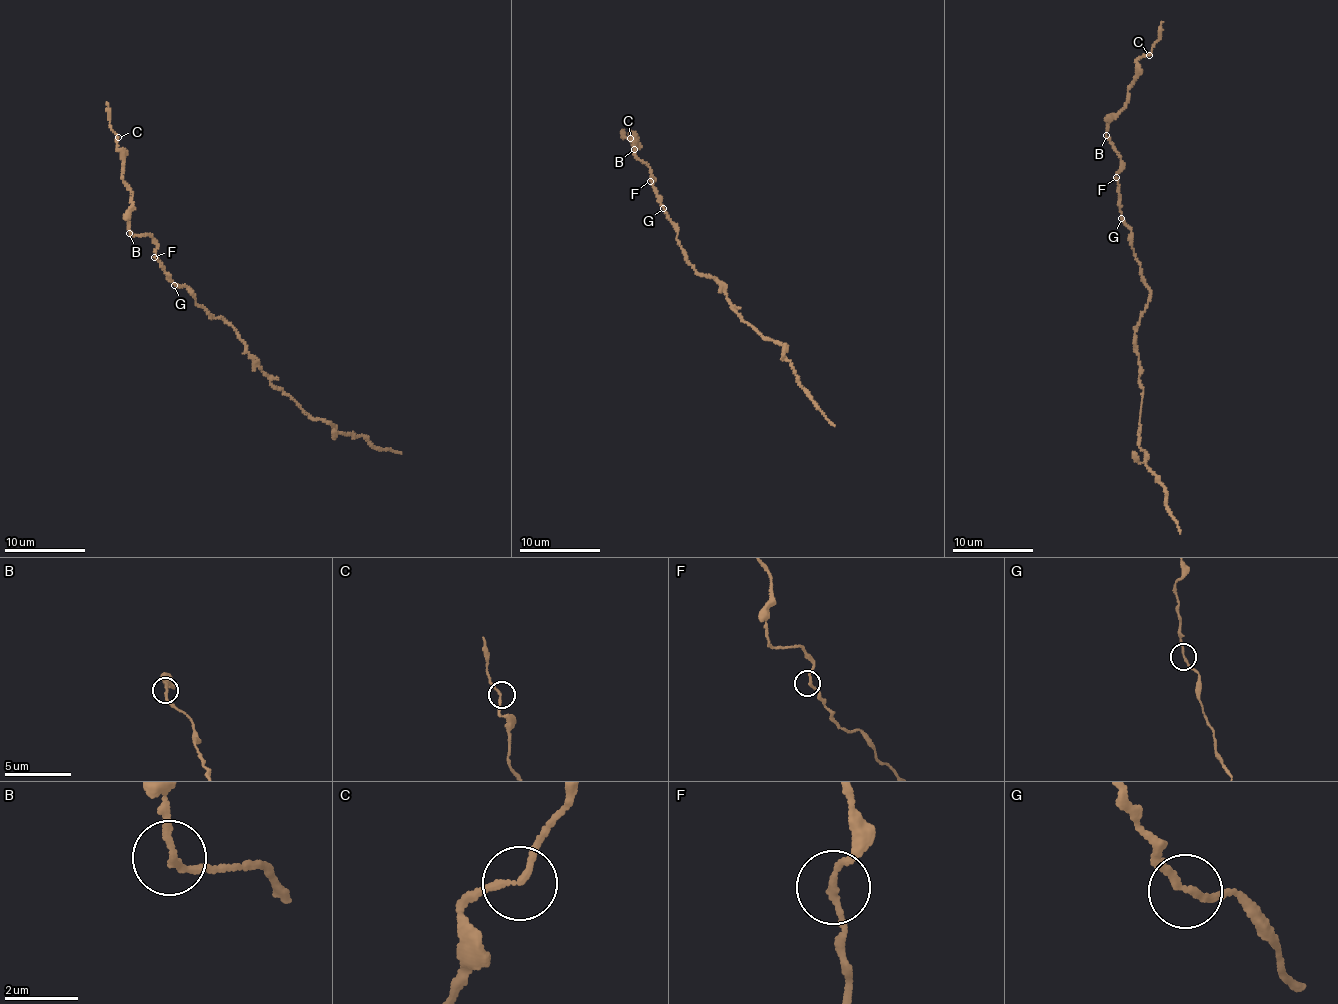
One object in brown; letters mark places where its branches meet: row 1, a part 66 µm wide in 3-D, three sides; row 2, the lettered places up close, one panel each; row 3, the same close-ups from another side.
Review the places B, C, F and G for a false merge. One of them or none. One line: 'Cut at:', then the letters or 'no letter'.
Cut at: no letter

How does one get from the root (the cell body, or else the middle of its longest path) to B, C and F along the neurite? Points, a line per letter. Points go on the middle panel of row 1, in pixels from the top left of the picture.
B: (685, 250), (676, 237), (677, 228), (656, 194), (652, 181), (654, 177), (648, 167), (637, 158), (634, 149)
C: (685, 250), (656, 194), (654, 177), (635, 155), (635, 142), (639, 147), (632, 141), (631, 132), (630, 138)
F: (685, 250), (676, 237), (677, 228), (650, 181)

